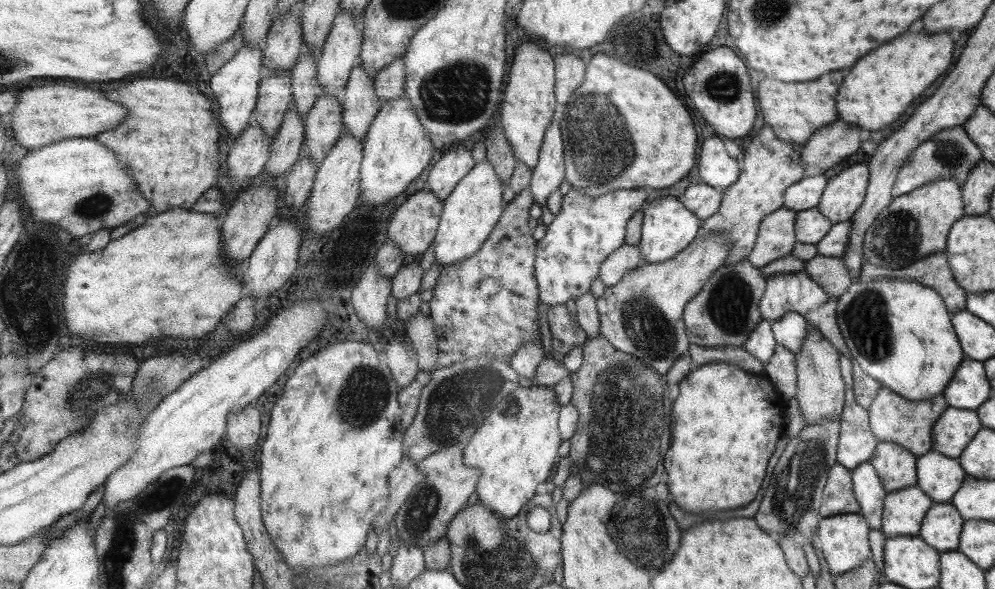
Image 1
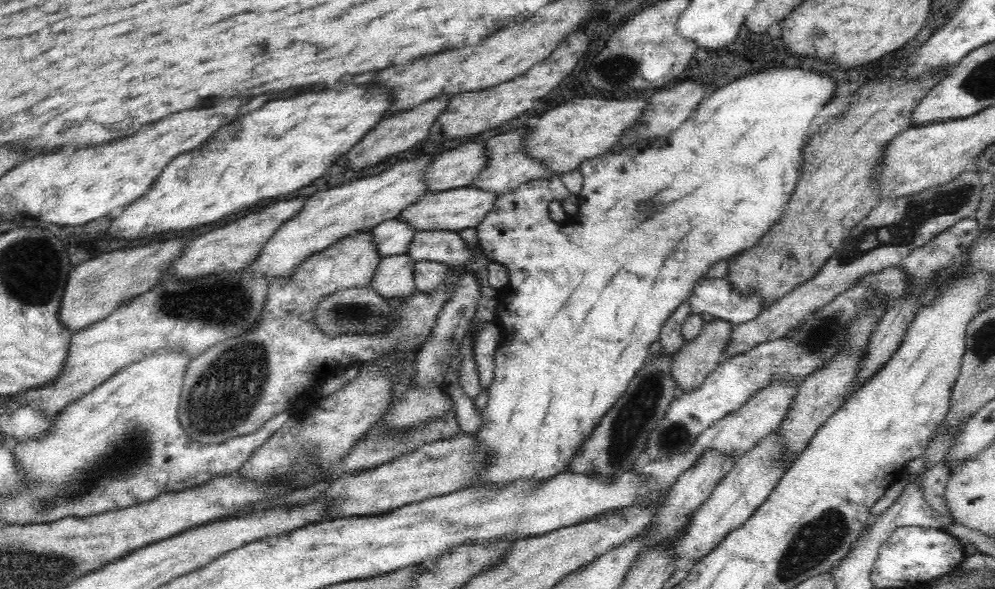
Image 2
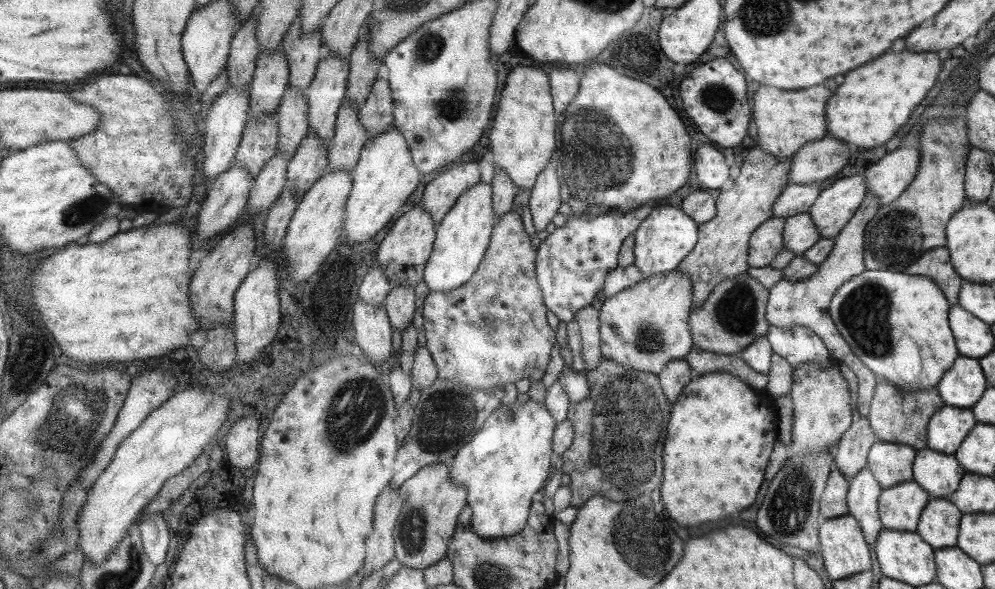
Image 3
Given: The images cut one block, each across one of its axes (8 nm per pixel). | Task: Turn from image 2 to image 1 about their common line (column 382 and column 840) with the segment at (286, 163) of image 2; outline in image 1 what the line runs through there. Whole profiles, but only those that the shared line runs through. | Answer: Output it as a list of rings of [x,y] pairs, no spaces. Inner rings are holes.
[[[915,32],[897,36],[875,48],[875,52],[859,58],[847,74],[847,80],[843,80],[843,88],[839,88],[839,112],[843,112],[843,120],[869,131],[879,130],[897,120],[903,108],[945,72],[951,62],[951,52],[953,42],[949,34]]]

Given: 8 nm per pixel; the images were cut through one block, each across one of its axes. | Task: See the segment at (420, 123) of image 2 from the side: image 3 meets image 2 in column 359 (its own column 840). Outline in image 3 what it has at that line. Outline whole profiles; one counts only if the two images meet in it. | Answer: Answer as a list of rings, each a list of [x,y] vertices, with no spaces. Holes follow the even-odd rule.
[[[823,138],[803,144],[791,157],[789,182],[793,184],[813,184],[821,182],[835,172],[839,172],[854,156],[849,148],[833,138]]]

